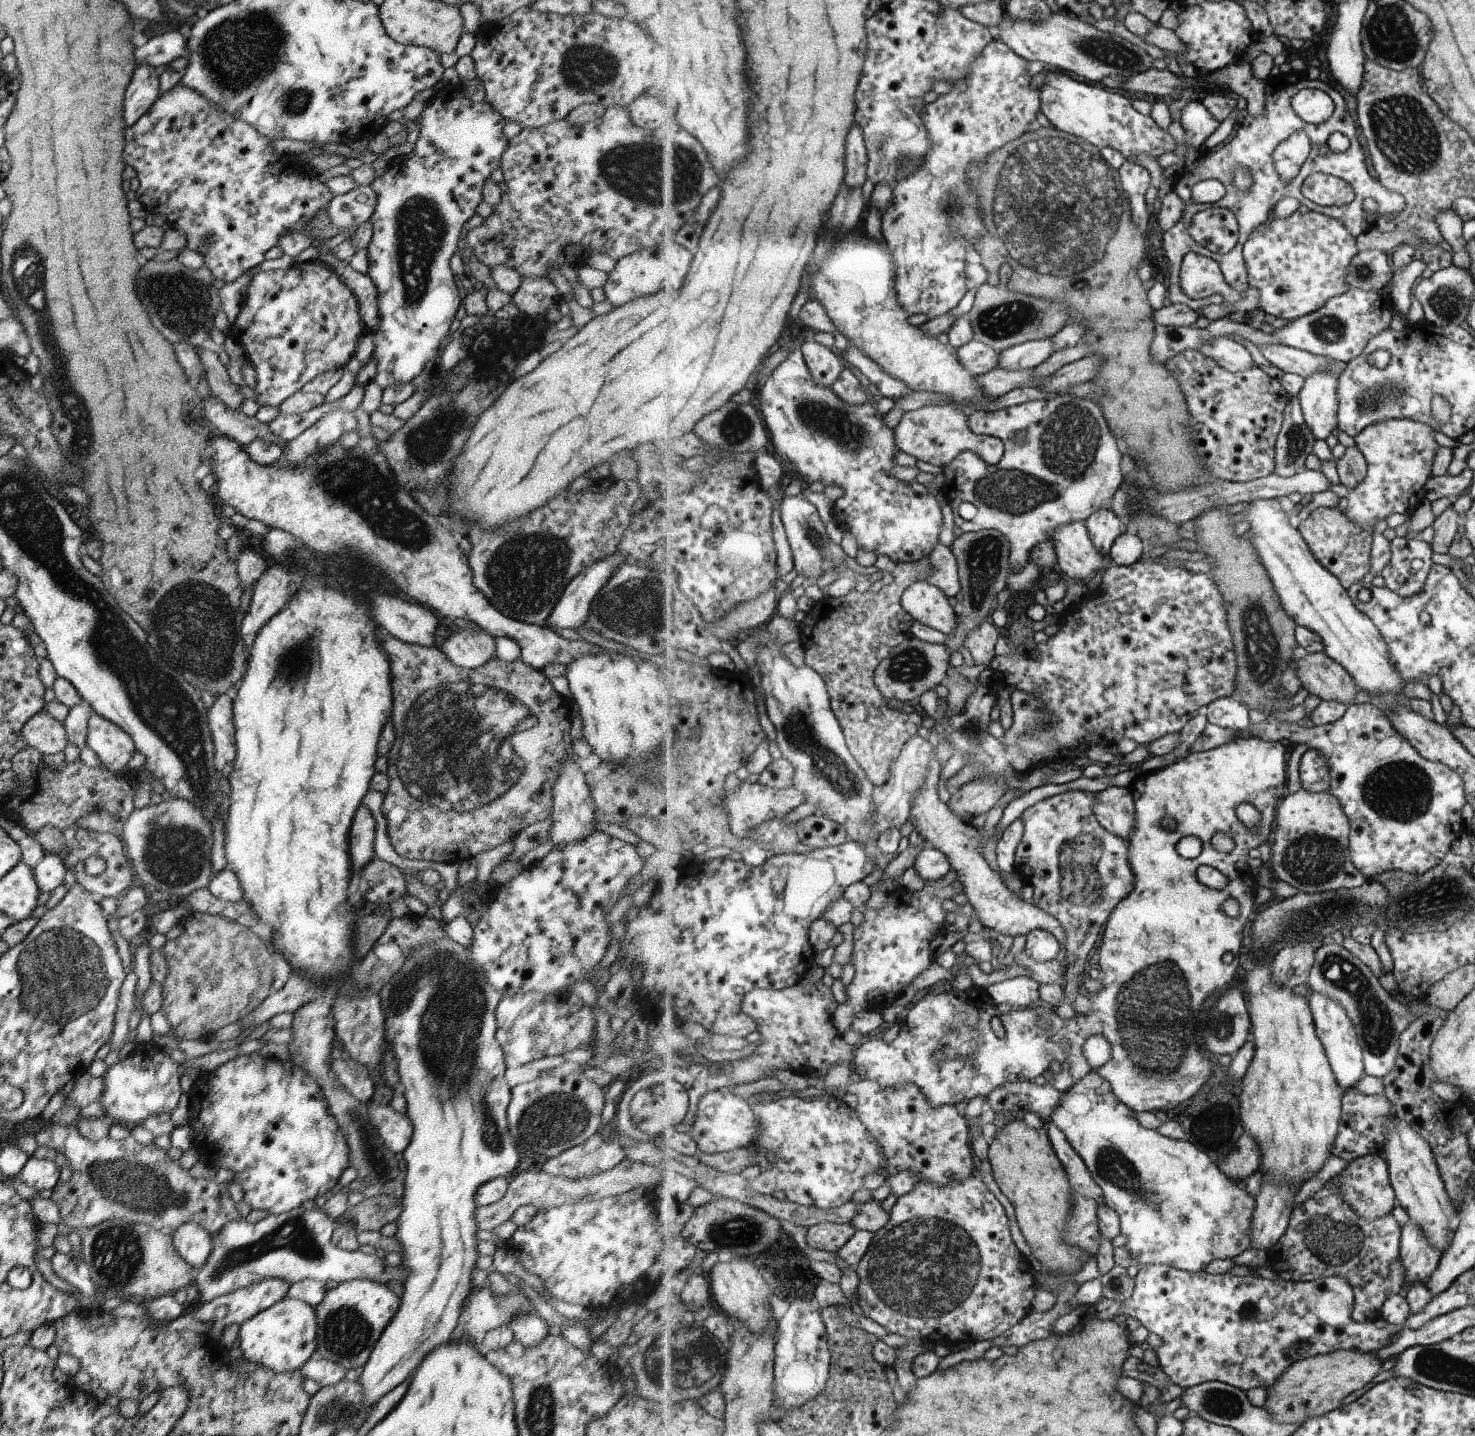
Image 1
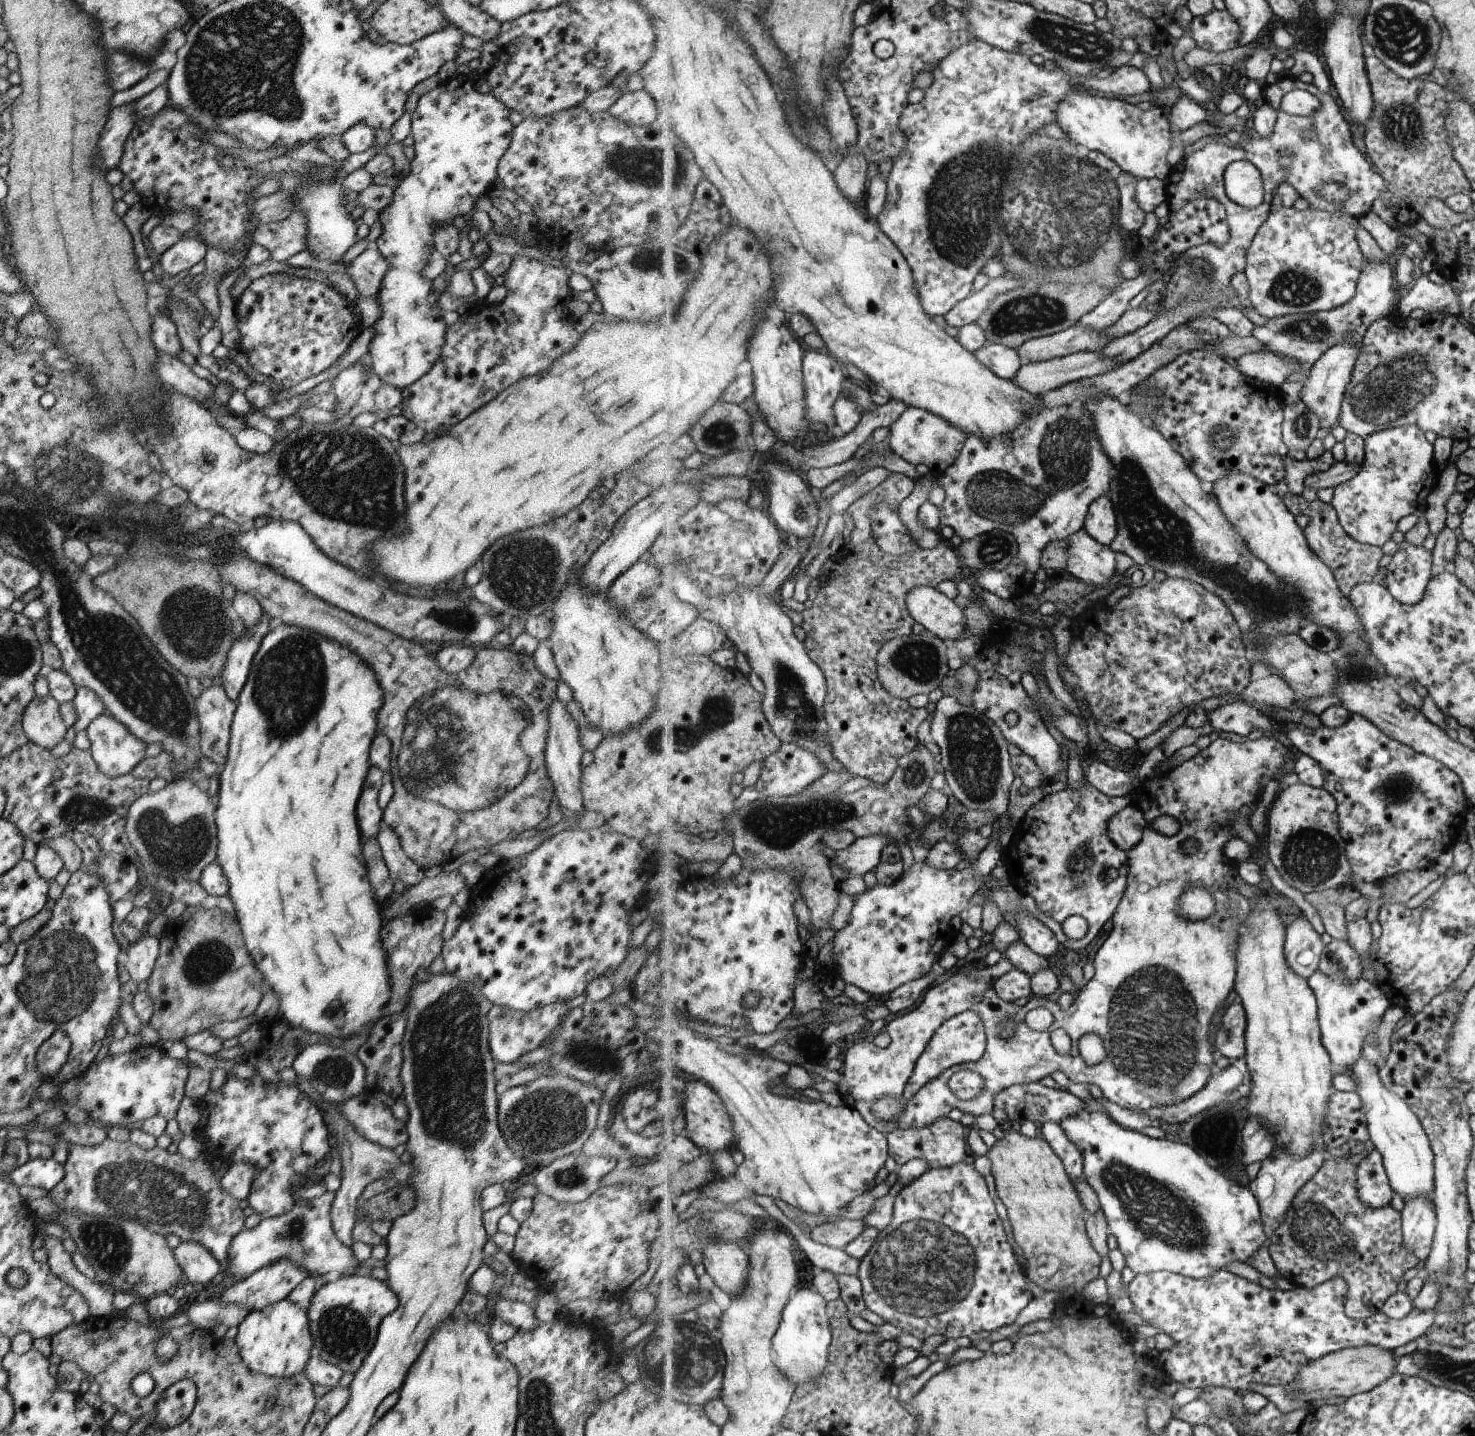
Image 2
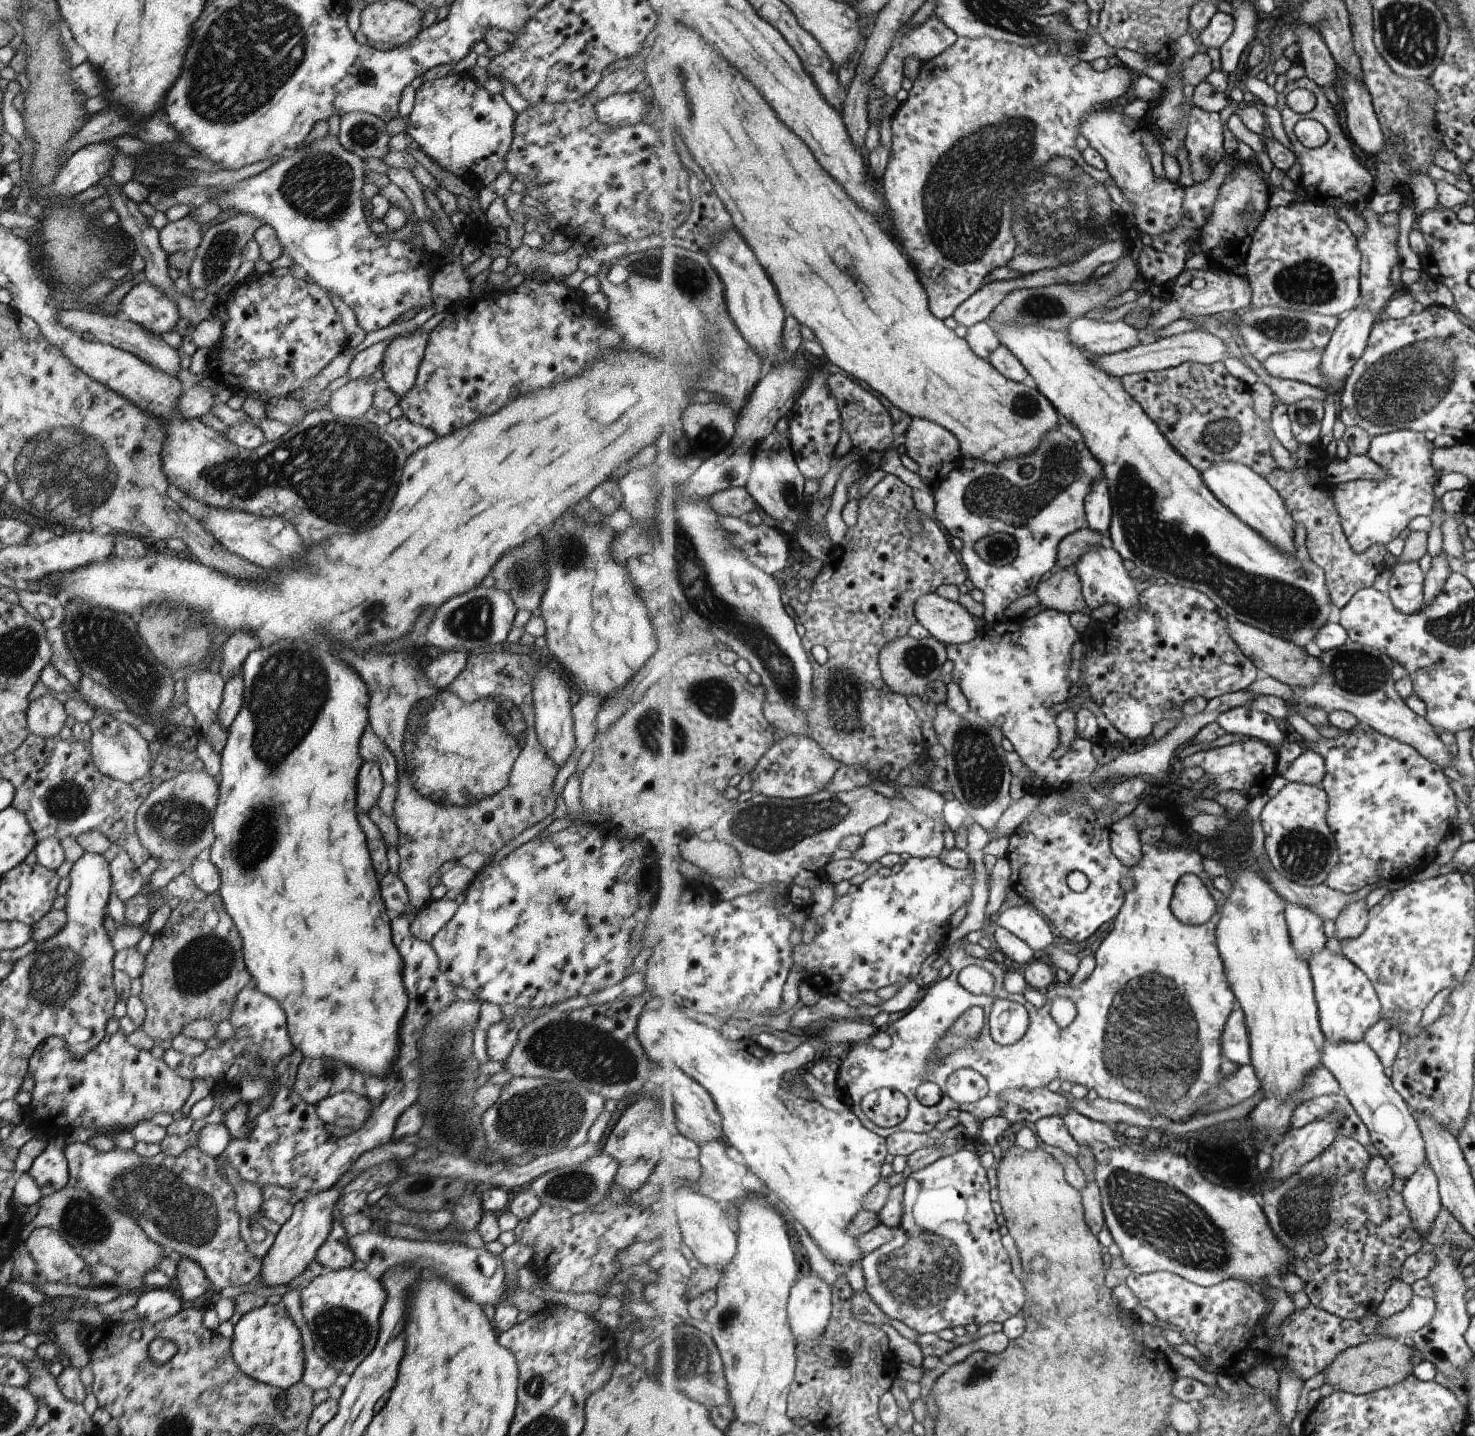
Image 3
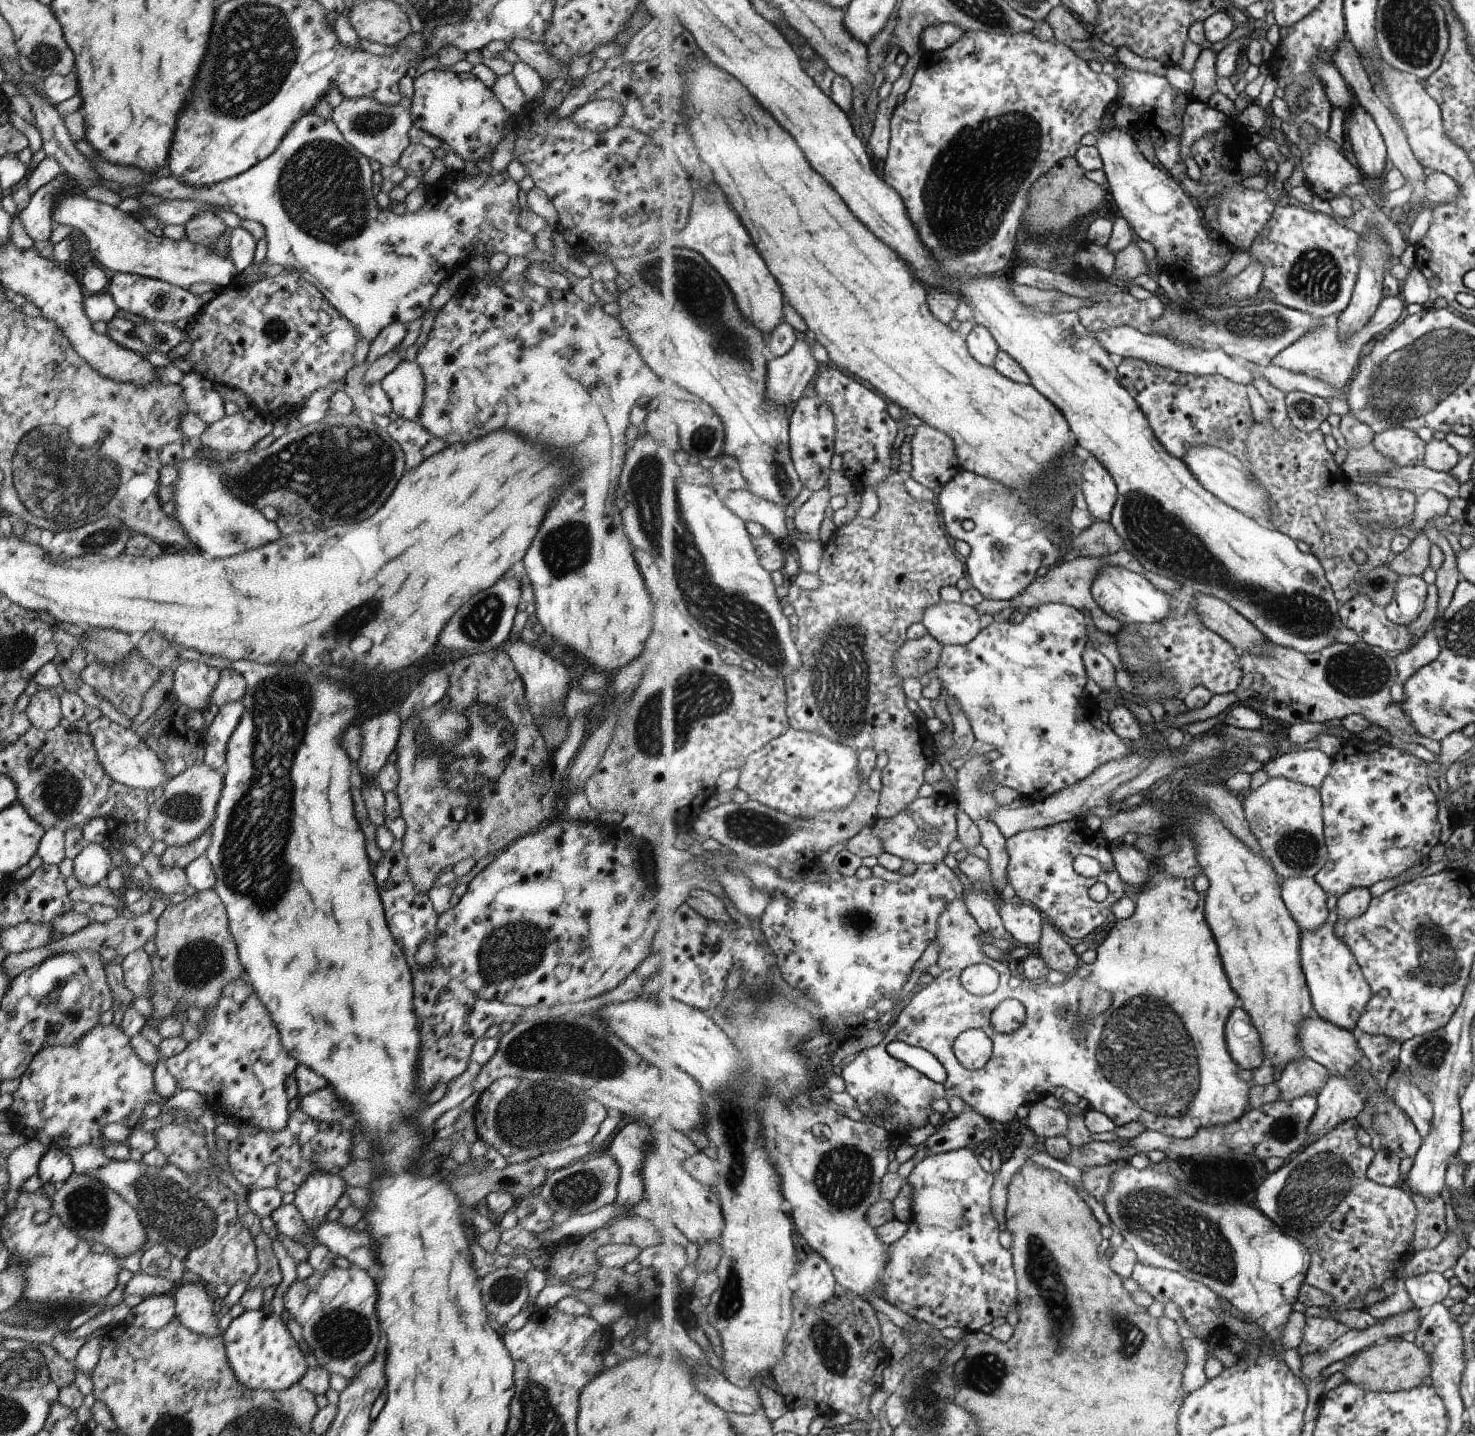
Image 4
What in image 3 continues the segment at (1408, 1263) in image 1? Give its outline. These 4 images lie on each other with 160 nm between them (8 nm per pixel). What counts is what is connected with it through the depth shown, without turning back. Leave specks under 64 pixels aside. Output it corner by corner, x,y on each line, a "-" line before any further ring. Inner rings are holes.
1429,1162
1406,1182
1403,1196
1410,1208
1410,1215
1413,1217
1417,1231
1425,1238
1443,1210
1439,1196
1439,1180

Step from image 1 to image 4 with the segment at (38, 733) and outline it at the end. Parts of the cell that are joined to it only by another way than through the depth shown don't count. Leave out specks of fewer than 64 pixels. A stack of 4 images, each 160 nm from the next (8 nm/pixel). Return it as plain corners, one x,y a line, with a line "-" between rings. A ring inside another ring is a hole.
50,689
37,690
36,693
30,696
30,700
23,710
22,717
28,720
31,727
42,731
52,730
62,718
60,698

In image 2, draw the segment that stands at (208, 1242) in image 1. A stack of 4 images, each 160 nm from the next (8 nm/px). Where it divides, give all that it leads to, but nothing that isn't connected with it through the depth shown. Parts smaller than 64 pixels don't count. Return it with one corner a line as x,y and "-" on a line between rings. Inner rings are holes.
183,1241
172,1249
172,1253
174,1254
175,1262
180,1266
183,1276
185,1276
185,1280
191,1282
196,1291
203,1287
206,1282
213,1281
213,1276
220,1272
220,1264
202,1244

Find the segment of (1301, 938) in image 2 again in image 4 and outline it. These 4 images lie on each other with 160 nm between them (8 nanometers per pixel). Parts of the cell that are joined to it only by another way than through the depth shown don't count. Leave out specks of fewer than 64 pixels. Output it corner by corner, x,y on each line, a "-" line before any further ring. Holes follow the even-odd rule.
1314,878
1287,879
1283,884
1282,897
1302,932
1318,931
1333,919
1327,906
1329,895

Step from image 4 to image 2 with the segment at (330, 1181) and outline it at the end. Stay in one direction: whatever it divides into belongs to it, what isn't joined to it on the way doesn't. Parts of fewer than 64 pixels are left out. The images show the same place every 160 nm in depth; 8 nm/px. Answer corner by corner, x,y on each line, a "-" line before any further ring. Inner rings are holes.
281,1259
223,1289
220,1301
226,1305
239,1305
248,1311
261,1310
285,1299
288,1292
307,1276
300,1265

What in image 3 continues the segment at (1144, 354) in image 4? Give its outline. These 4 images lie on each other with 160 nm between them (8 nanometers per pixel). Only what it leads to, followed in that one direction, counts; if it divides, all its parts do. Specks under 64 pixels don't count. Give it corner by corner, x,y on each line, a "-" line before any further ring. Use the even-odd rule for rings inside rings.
1081,317
1074,320
1068,330
1073,344
1096,356
1129,350
1141,343
1139,329
1129,318
1102,322
1099,319

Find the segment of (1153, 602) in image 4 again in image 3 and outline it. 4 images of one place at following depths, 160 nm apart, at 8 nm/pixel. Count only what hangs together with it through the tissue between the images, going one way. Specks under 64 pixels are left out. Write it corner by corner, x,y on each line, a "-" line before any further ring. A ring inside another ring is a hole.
1101,544
1097,549
1088,550
1075,564
1075,569
1081,577
1081,594
1089,610
1095,610
1103,604
1113,603
1121,609
1136,609
1143,586
1139,581
1129,576
1129,571
1123,564
1121,553
1111,544

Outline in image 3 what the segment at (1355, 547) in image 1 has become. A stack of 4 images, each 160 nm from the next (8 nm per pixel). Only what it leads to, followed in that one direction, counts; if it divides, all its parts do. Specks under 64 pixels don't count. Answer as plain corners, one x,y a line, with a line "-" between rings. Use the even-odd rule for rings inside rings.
1303,484
1295,490
1295,494
1289,494
1289,498
1284,497
1284,500
1291,516
1294,516
1294,521
1302,522
1305,526
1307,535
1304,553
1326,572
1327,586
1333,604
1342,609
1359,590
1374,586
1379,574
1383,574
1388,568
1385,564
1387,546
1374,544
1360,554
1353,552
1353,547
1347,542
1346,532
1342,527
1342,516
1333,498
1313,484

